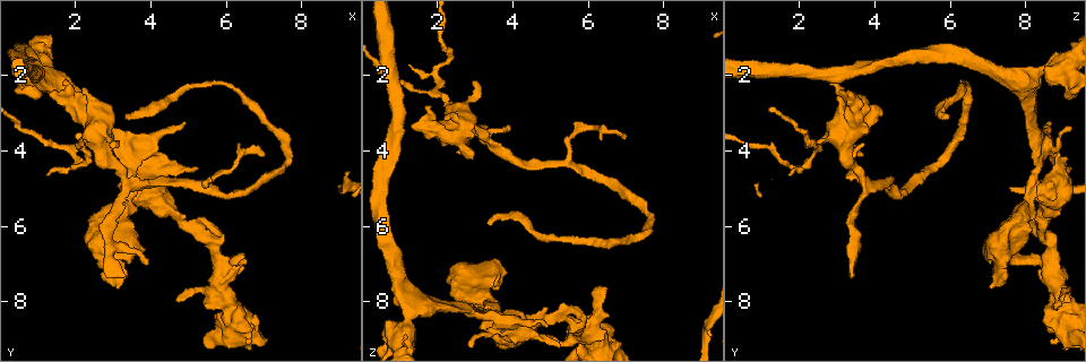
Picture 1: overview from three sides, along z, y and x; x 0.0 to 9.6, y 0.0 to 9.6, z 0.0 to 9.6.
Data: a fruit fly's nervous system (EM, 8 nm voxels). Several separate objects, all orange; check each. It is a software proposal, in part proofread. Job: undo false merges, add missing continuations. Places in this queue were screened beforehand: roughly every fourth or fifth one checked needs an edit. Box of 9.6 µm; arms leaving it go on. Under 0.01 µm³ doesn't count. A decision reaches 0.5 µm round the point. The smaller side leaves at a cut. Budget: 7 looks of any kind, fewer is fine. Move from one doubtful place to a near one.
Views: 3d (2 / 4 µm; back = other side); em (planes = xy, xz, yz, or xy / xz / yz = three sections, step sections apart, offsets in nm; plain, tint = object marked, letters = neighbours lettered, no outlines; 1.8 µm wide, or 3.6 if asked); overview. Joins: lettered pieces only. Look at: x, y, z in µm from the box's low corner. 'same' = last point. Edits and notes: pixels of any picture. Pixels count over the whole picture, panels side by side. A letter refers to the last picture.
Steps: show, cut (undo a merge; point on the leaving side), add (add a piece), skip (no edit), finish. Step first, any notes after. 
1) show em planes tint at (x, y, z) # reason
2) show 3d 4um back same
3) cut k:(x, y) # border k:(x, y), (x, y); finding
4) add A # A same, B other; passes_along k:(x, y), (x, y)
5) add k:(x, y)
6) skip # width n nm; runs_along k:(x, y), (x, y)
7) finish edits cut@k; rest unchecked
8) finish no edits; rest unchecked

show em planes letters at (6.55, 8.85, 8.85) # thick turns thin

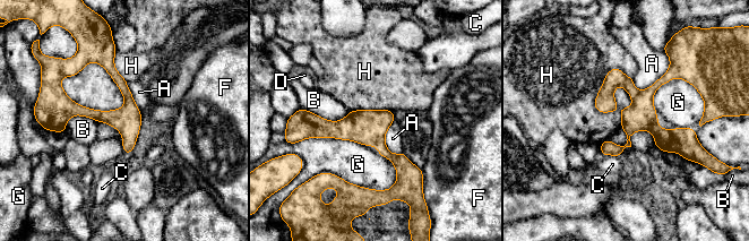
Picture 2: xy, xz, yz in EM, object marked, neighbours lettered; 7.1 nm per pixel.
skip # width 200 nm; A other, B other, C other, D other, F other, G other, H other; runs_along 2:(308, 123), (363, 129), (416, 171); all the same neuron

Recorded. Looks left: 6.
show 3d 4um at (3.35, 3.05, 5.95) # an open end

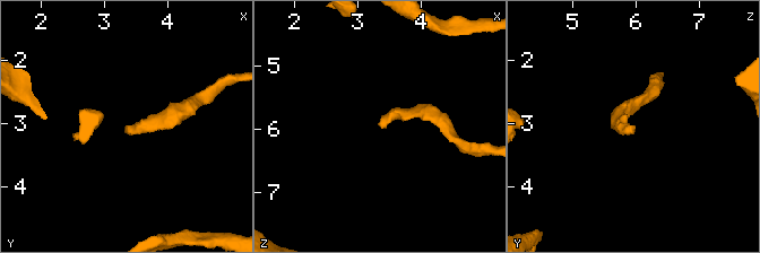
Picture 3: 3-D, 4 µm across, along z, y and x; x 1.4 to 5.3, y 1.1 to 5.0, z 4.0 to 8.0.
show em yz step 4 tint at (3.40, 3.05, 5.95)

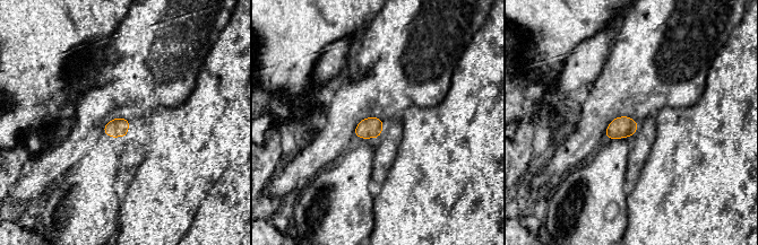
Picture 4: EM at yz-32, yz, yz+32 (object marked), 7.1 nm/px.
show em planes letters same # another direction

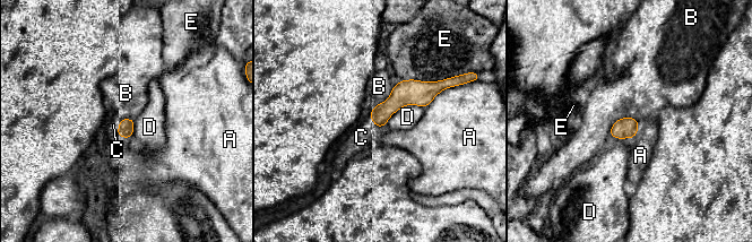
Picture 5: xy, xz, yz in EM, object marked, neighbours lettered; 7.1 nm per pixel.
add C # width 110 nm; A other, B other, C same, D other, E other; it goes on there

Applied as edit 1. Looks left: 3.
show em planes plain at (3.90, 4.95, 8.60)

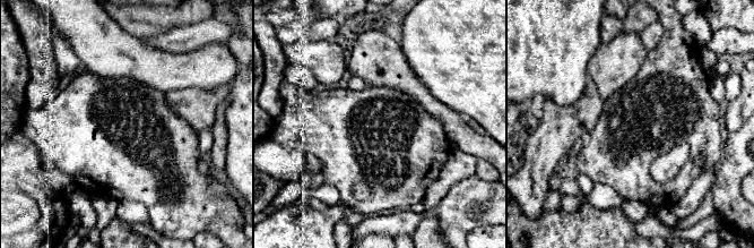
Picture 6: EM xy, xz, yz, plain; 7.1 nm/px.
show em planes tint same # where the object lies

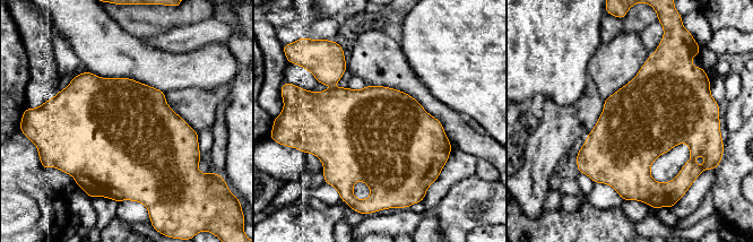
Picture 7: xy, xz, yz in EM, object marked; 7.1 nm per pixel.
show em planes letters same

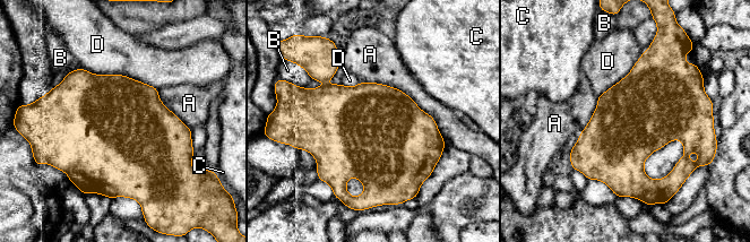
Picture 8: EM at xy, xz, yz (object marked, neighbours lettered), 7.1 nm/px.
skip # A other, B other, C other, D other; border 8:(361, 80), (404, 92), (446, 144); all the same neuron

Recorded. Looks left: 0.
finish edits add@5; rest unchecked

